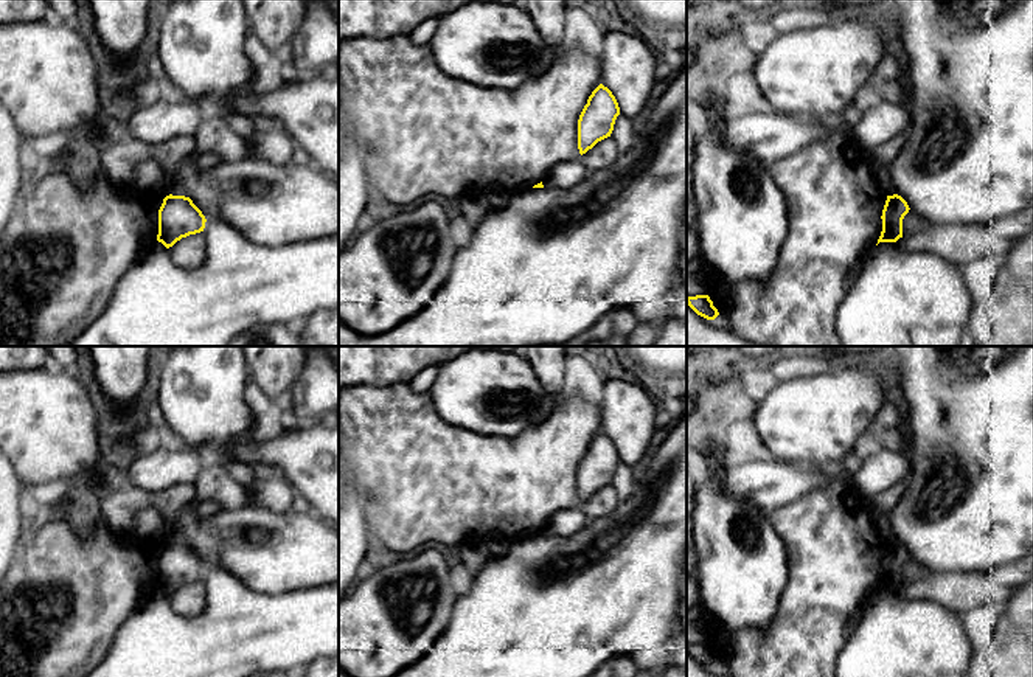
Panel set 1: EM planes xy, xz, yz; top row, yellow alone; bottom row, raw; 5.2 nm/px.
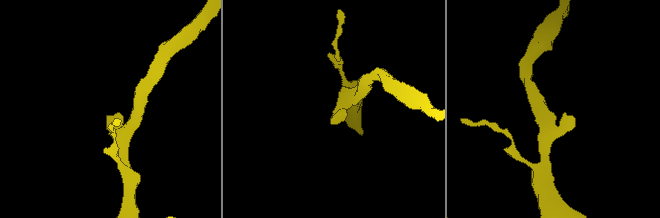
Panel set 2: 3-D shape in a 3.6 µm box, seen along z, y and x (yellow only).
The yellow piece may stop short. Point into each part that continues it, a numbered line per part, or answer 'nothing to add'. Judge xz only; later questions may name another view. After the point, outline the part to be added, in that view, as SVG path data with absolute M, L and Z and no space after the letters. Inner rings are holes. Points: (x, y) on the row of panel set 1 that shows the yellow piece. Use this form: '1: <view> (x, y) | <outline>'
nothing to add

